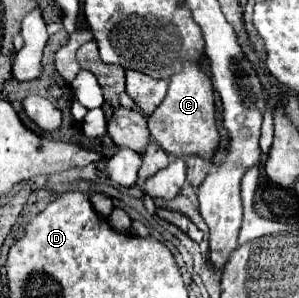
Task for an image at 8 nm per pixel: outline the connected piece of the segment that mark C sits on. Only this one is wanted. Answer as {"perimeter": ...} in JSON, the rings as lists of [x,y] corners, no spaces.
{"perimeter":[[[185,60],[183,70],[177,72],[169,80],[169,90],[161,106],[147,118],[151,138],[157,140],[157,144],[175,156],[189,156],[197,154],[203,158],[211,158],[217,142],[219,132],[215,126],[215,102],[213,102],[213,88],[209,76],[201,70],[197,60]]]}

